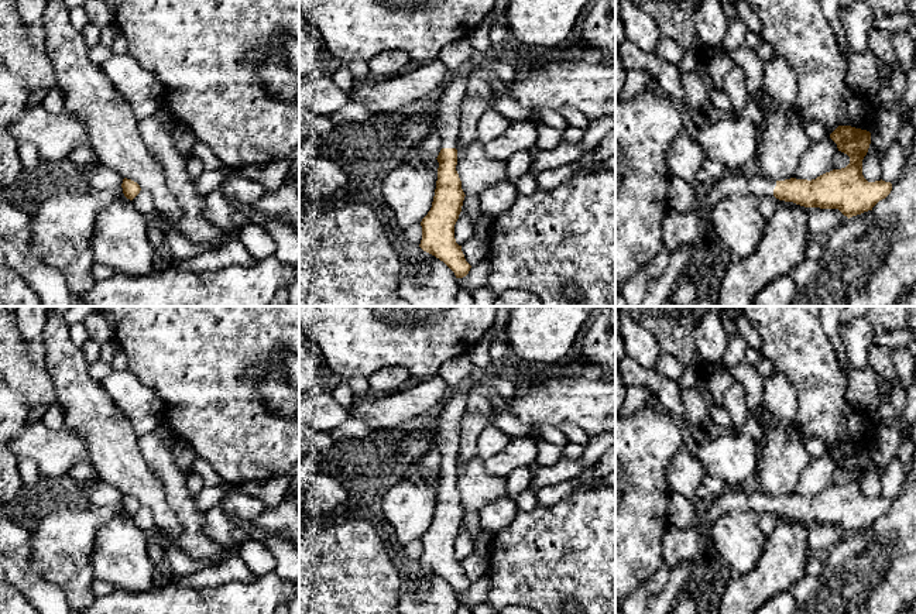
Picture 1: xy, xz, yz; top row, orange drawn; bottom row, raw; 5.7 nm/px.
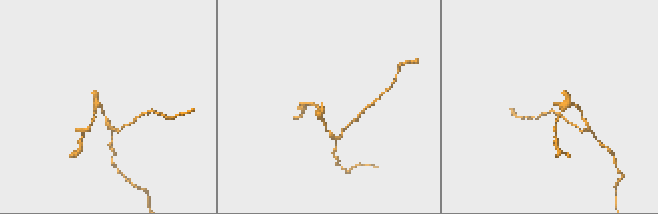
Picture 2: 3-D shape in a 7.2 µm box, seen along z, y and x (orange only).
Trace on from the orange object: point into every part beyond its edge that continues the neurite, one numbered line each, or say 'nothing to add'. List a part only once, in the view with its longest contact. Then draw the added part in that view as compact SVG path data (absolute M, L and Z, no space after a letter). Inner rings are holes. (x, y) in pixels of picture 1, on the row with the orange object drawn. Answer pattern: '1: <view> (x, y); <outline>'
1: yz (731, 182); M727 171L717 182L703 189L696 202L700 203L700 209L711 210L718 200L733 193L752 193L758 198L773 196L775 186L775 179L762 175L747 176L741 171Z

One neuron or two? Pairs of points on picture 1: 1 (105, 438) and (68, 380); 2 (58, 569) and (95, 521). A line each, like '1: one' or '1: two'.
1: one
2: one

